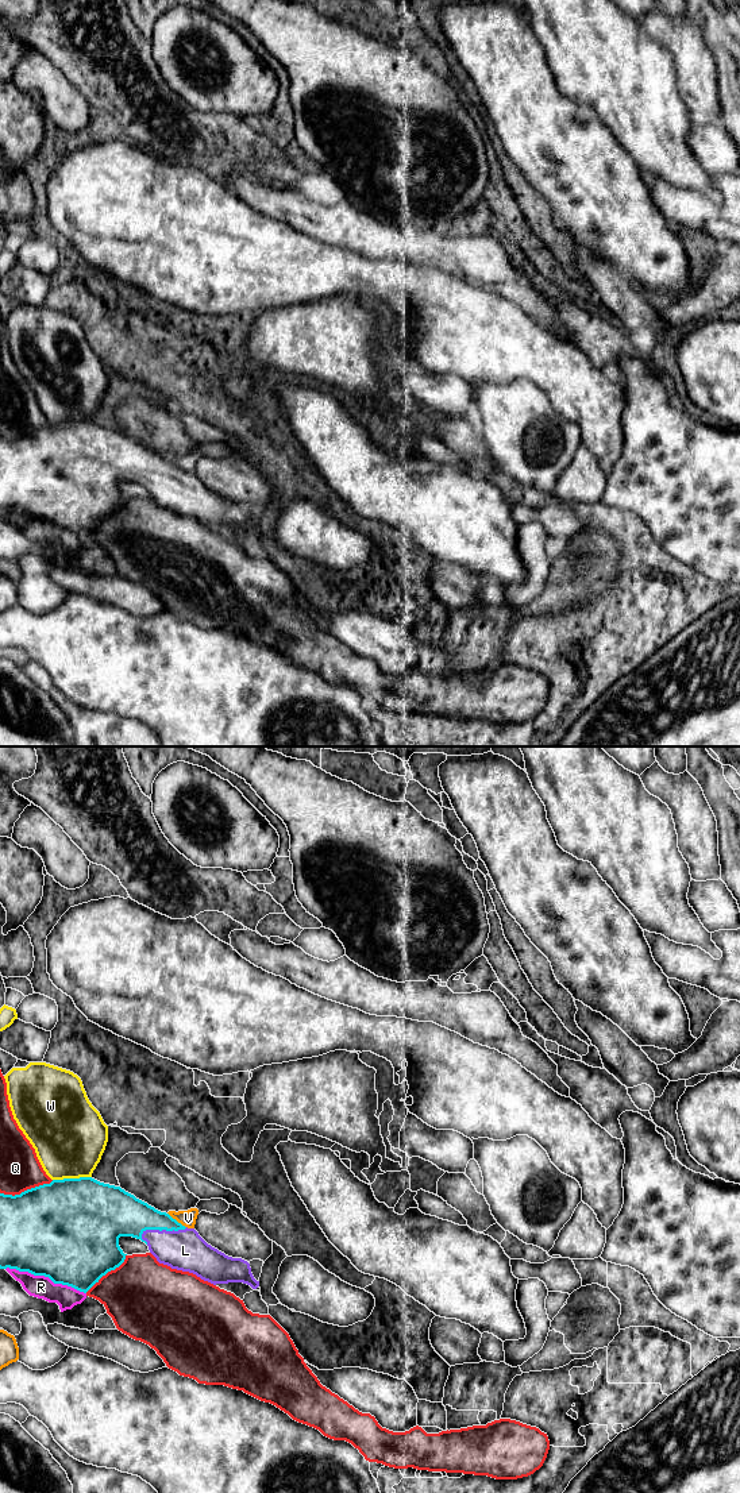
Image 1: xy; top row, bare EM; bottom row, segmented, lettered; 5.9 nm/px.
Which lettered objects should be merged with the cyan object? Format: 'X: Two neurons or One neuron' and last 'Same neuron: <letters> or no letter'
L: One neuron
Q: Two neurons
R: Two neurons
V: Two neurons
W: Two neurons
Same neuron: L

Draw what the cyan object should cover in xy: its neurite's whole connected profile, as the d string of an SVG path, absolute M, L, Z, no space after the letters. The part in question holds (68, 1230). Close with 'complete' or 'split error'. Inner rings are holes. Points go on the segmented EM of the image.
M80 1177L53 1180L50 1184L15 1196L0 1193L0 1269L9 1268L45 1276L54 1284L68 1285L86 1293L103 1276L124 1262L127 1254L119 1246L120 1237L140 1239L159 1264L193 1273L213 1285L243 1282L253 1289L259 1286L247 1261L226 1255L208 1245L194 1228L182 1226L169 1214L155 1210L120 1187L104 1184L92 1177Z | split error

